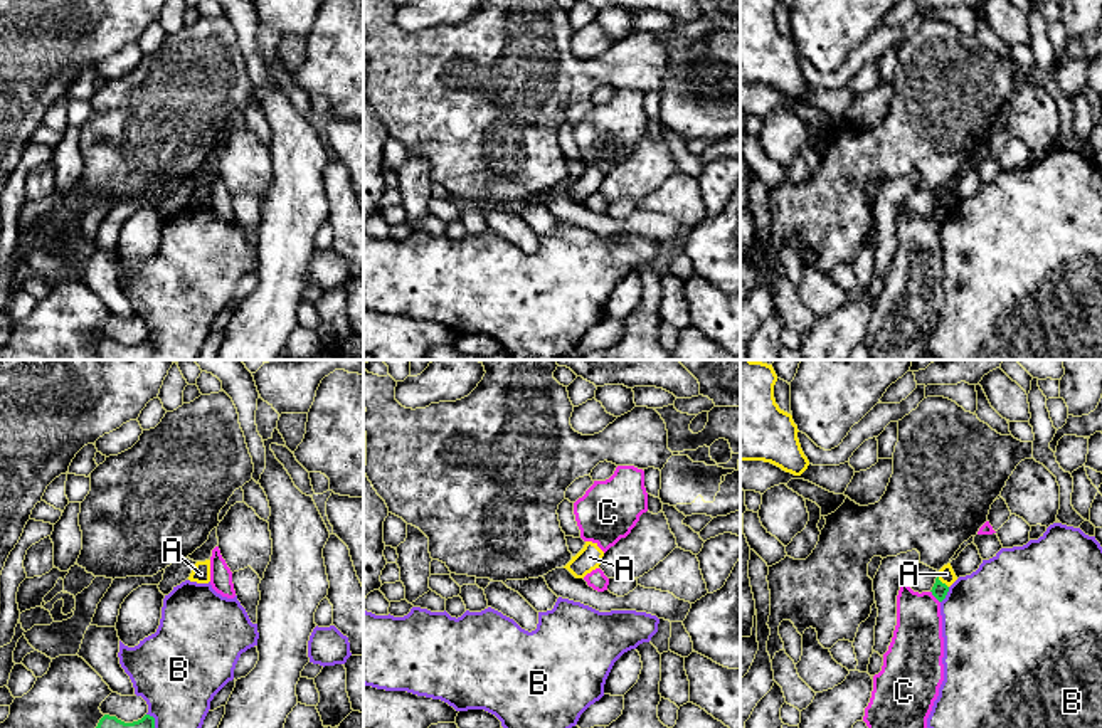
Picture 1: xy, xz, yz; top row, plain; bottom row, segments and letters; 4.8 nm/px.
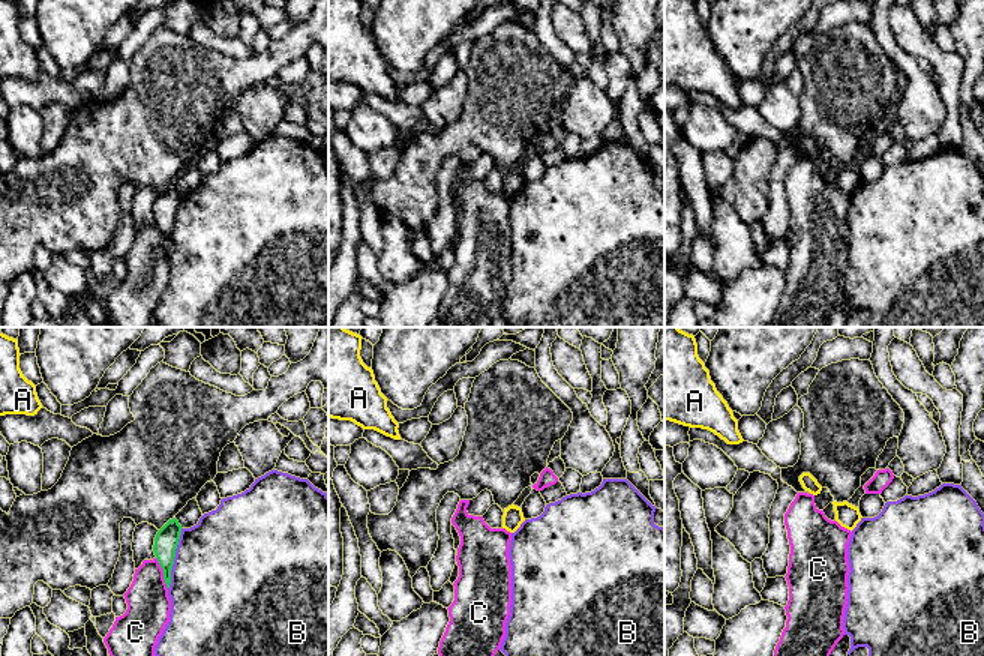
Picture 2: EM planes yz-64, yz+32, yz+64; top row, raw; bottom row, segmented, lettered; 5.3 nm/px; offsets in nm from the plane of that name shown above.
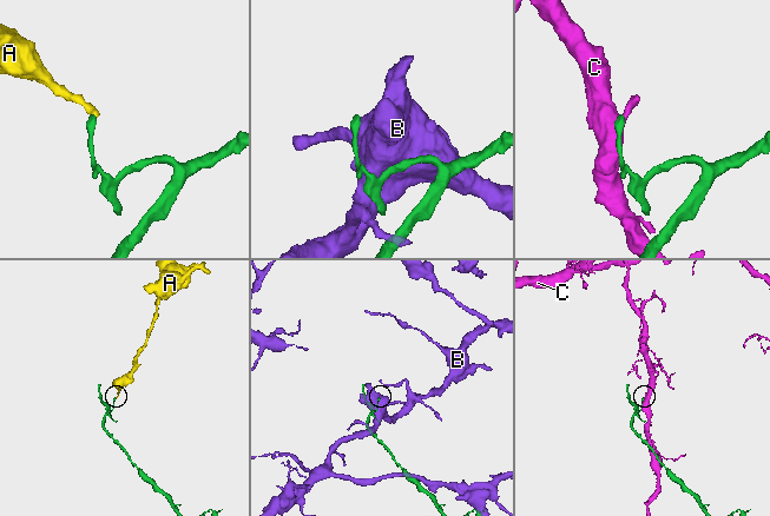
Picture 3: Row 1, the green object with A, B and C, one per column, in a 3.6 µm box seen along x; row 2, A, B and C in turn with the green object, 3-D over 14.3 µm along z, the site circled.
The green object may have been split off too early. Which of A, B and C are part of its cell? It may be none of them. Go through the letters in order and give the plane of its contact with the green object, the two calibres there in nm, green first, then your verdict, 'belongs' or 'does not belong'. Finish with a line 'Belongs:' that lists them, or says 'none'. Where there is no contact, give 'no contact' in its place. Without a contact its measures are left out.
A: contact in yz; calibres 80 and 80 nm; does not belong
B: contact in yz; calibres 80 and 480 nm; does not belong
C: contact in yz; calibres 80 and 260 nm; does not belong
Belongs: none

